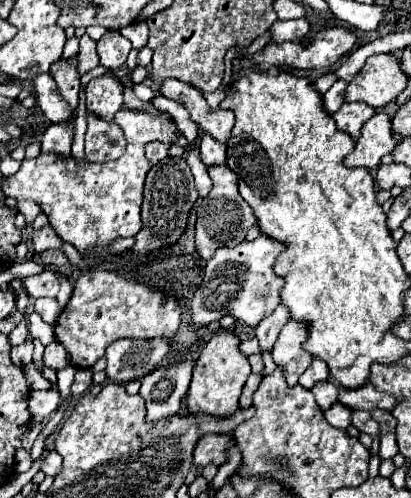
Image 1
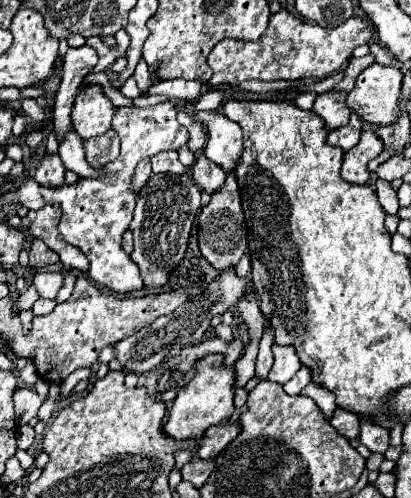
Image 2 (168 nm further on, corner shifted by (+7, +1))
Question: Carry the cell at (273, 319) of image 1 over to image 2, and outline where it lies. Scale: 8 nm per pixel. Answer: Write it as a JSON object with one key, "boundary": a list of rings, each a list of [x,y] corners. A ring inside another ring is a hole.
{"boundary":[[[265,327],[265,333],[261,337],[259,343],[259,357],[257,357],[257,377],[259,379],[267,379],[267,373],[273,365],[273,357],[271,357],[271,345],[273,345],[273,333],[269,333],[269,329]]]}

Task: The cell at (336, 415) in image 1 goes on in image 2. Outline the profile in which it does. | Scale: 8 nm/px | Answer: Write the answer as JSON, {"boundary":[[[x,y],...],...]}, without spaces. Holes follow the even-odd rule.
{"boundary":[[[337,409],[333,419],[331,419],[333,429],[337,429],[337,433],[341,433],[345,439],[355,439],[359,437],[359,417],[355,413],[345,413],[343,409]]]}

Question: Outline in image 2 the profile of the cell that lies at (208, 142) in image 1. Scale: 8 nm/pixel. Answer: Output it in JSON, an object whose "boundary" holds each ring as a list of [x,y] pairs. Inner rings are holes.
{"boundary":[[[201,153],[199,159],[195,161],[191,173],[193,173],[195,183],[197,183],[203,191],[207,191],[209,195],[217,193],[217,191],[225,185],[225,177],[227,177],[225,171],[223,171],[219,165],[215,165],[213,161],[209,161],[203,153]]]}

